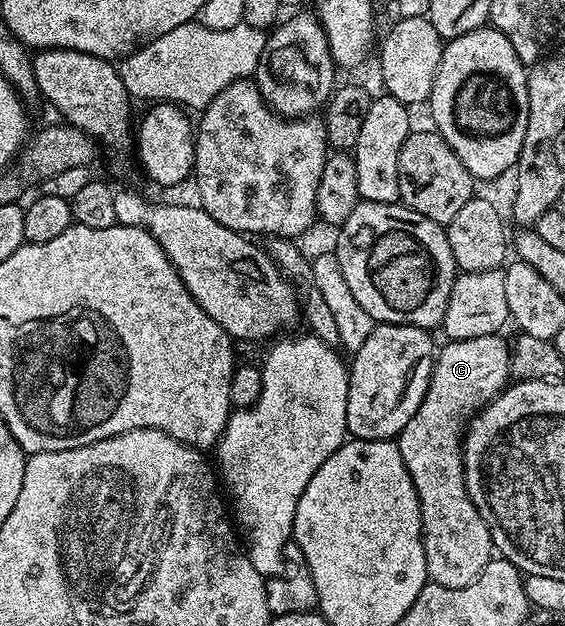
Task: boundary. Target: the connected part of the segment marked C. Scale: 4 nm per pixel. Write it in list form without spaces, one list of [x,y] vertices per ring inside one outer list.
[[[498,334],[444,342],[444,347],[442,344],[435,356],[435,367],[431,371],[431,380],[421,405],[417,413],[409,417],[409,425],[405,425],[405,429],[401,429],[401,433],[397,436],[399,452],[405,461],[405,469],[409,469],[409,477],[413,477],[413,485],[417,489],[417,497],[421,505],[421,525],[423,526],[428,580],[437,585],[445,585],[449,589],[461,589],[469,585],[493,558],[489,525],[485,525],[481,513],[477,513],[465,485],[463,440],[471,420],[504,387],[508,386],[512,378],[511,343],[503,338],[502,334]]]

